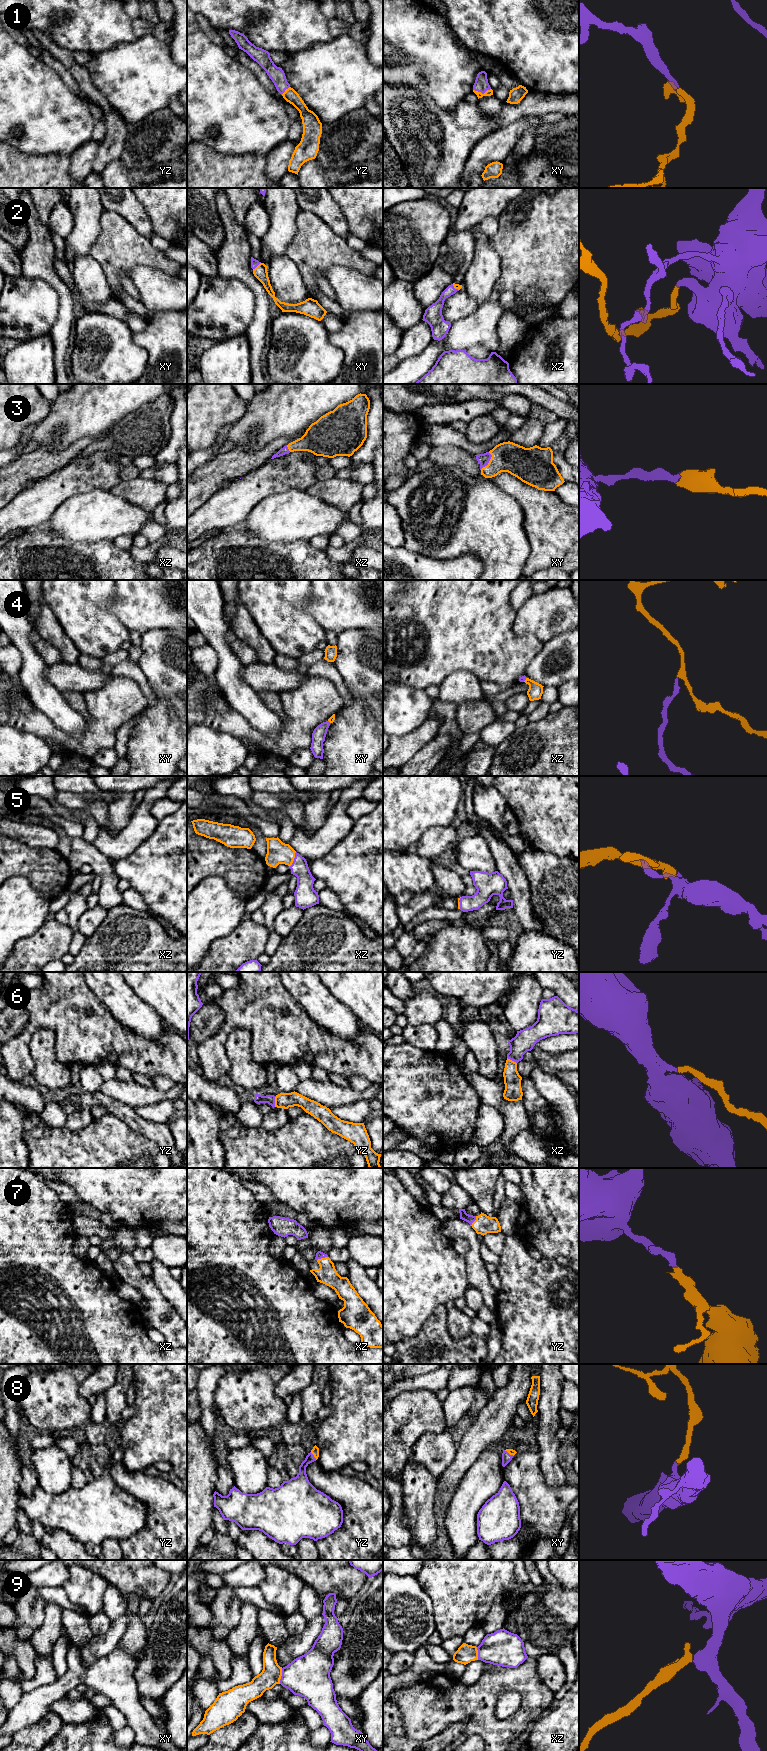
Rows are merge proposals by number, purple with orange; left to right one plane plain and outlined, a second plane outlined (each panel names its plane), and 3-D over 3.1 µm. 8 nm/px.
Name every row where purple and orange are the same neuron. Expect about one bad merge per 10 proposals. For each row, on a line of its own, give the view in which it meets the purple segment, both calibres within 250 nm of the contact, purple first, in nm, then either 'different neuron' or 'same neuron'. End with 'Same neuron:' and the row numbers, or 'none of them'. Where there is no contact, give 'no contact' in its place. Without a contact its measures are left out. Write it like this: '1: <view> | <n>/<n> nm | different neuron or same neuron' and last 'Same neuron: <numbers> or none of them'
1: xy | 120/50 nm | same neuron
2: xy | 60/110 nm | same neuron
3: xy | 100/240 nm | same neuron
4: xz | 50/120 nm | same neuron
5: xz | 140/180 nm | same neuron
6: yz | 80/130 nm | same neuron
7: xz | 60/160 nm | same neuron
8: yz | 150/60 nm | same neuron
9: xy | 340/160 nm | same neuron
Same neuron: 1, 2, 3, 4, 5, 6, 7, 8, 9

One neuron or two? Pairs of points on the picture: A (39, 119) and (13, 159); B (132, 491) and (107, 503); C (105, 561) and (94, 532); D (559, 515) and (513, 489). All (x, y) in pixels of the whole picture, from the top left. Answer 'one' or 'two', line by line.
A: two
B: two
C: two
D: one

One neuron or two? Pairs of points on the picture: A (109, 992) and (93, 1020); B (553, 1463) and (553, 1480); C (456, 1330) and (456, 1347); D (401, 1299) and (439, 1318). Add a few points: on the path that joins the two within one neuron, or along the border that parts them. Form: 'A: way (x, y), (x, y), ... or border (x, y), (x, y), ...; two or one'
A: border (87, 986), (118, 1021); two
B: way (553, 1467), (553, 1476); one
C: border (446, 1319), (453, 1338), (460, 1339), (471, 1332); two
D: border (444, 1304), (439, 1304), (434, 1309), (417, 1333); two

